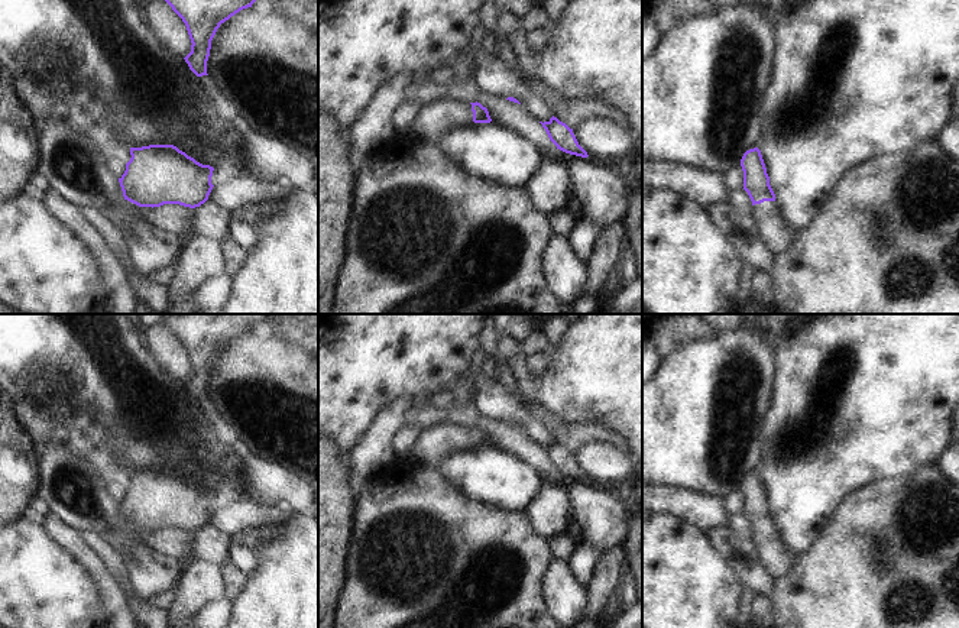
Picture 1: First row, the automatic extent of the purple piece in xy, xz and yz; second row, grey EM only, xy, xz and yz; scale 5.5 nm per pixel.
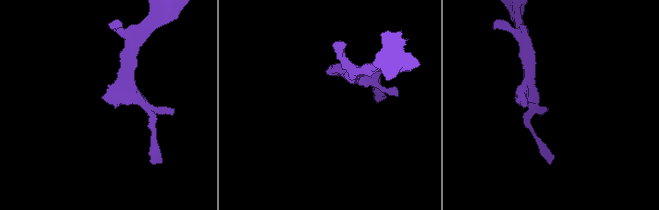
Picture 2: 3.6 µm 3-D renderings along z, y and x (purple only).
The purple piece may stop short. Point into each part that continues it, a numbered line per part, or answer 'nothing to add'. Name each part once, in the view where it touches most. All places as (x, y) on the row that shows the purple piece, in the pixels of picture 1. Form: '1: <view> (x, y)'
1: yz (773, 229).

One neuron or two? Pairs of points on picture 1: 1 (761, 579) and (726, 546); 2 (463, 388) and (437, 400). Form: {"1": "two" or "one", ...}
{"1": "one", "2": "one"}

